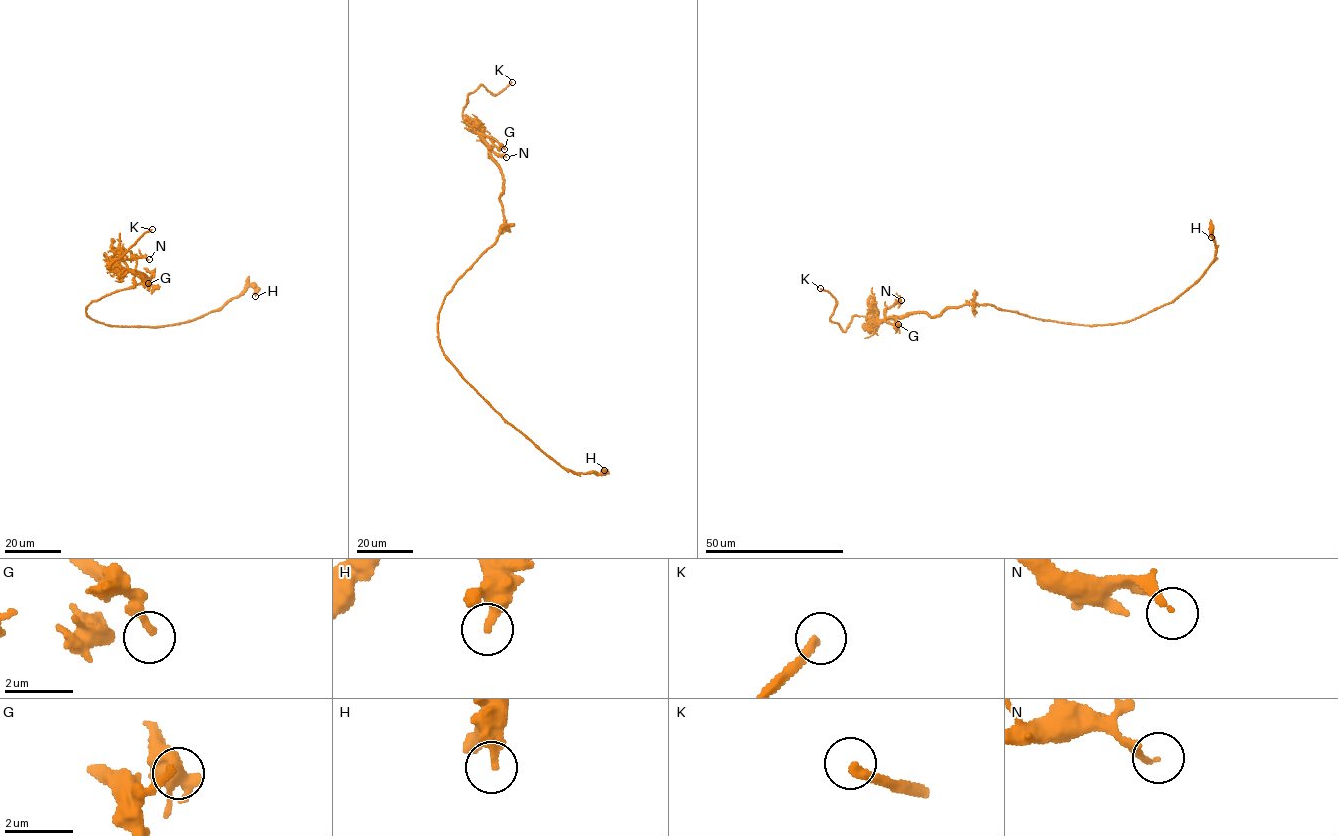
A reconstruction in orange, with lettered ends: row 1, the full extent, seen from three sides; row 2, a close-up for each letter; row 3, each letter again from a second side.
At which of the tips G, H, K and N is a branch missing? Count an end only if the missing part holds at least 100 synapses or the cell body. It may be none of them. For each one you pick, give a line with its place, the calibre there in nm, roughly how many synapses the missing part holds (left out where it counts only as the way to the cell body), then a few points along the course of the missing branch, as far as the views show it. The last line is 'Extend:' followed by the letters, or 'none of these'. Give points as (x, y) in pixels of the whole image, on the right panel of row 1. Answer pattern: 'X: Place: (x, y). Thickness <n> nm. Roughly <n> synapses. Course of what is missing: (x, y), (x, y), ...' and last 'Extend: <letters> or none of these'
K: Place: (820, 288). Thickness 240 nm. Course of what is missing: (820, 288), (807, 286), (799, 280)
Extend: K

